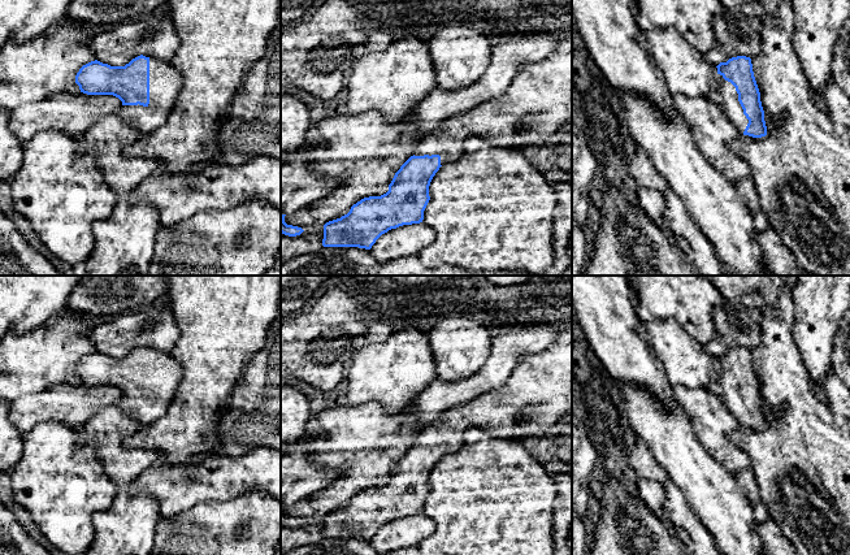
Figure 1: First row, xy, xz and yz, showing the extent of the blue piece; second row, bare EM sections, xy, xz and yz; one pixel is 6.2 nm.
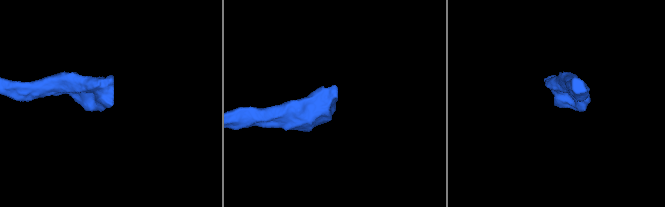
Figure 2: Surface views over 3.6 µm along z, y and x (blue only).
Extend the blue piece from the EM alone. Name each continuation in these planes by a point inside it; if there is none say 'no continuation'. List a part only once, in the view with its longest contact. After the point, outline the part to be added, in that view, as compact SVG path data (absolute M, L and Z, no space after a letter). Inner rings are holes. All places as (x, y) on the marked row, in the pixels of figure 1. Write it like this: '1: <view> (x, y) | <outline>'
1: xy (165, 81) | M149 57L149 104L122 105L121 118L143 135L164 125L182 87L181 73L169 62Z

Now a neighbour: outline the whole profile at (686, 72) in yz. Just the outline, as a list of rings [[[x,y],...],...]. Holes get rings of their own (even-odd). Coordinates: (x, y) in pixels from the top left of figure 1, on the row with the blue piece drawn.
[[[675,27],[639,30],[637,39],[663,73],[671,95],[707,97],[717,87],[717,68],[708,64],[704,55],[691,47]]]

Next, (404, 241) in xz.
[[[424,222],[403,225],[382,234],[369,250],[378,261],[390,261],[419,255],[435,239],[435,233]]]

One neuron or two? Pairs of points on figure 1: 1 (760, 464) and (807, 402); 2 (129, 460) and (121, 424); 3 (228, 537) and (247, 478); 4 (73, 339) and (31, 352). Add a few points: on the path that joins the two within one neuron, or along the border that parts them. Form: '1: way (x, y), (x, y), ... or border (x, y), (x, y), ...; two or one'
1: way (776, 449), (798, 426), (798, 417); one
2: way (120, 451), (117, 449), (117, 433); one
3: border (267, 491), (251, 489), (229, 499), (212, 501); two
4: way (63, 346), (53, 352), (42, 352); one

